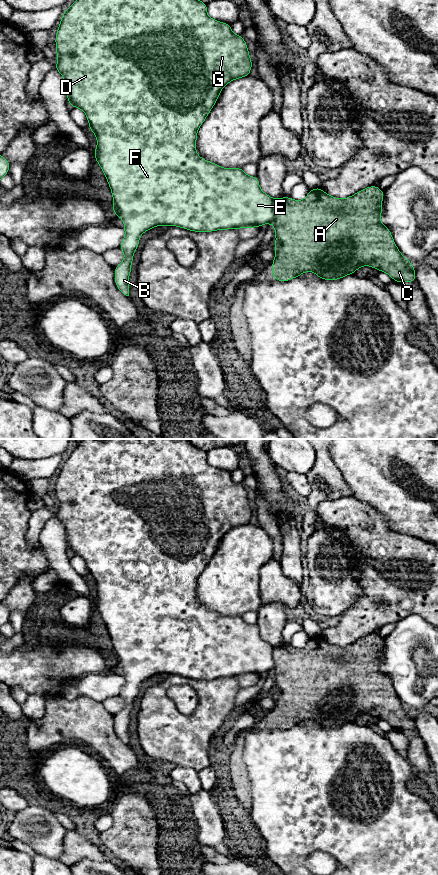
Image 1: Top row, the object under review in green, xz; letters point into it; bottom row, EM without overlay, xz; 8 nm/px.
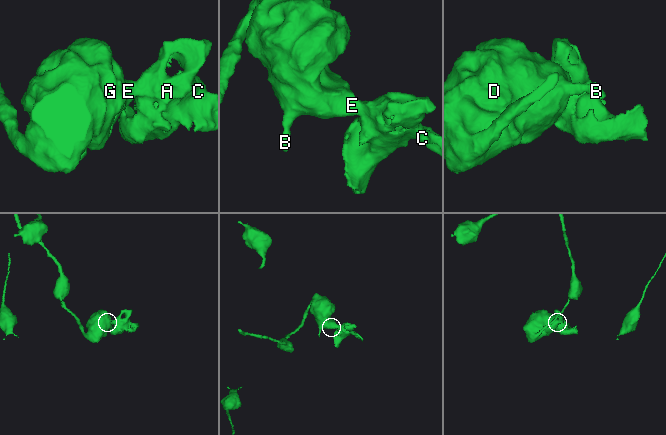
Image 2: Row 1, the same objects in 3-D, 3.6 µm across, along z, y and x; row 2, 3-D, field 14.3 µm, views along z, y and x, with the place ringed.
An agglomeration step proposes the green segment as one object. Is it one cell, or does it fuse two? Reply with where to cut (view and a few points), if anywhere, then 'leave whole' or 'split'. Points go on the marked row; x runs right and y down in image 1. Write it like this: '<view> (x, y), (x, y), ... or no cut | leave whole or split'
xz (275, 199), (273, 203), (274, 221), (272, 223) | split

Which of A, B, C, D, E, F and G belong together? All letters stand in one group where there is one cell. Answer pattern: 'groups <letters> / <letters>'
groups A C / B D E F G

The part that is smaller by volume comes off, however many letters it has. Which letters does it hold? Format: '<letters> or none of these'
A, C

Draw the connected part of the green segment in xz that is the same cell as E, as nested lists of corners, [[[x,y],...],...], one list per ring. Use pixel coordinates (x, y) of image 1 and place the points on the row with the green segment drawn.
[[[76,0],[61,17],[55,44],[58,62],[54,69],[64,78],[65,93],[70,106],[84,111],[89,122],[89,130],[97,138],[95,161],[100,165],[111,189],[114,215],[120,217],[124,223],[125,236],[119,247],[124,253],[124,260],[114,267],[115,284],[121,293],[129,296],[133,254],[139,246],[140,236],[154,227],[177,226],[193,232],[213,232],[273,224],[275,199],[261,190],[257,176],[248,176],[243,168],[223,168],[201,158],[196,152],[197,132],[217,102],[222,89],[233,80],[249,76],[253,65],[243,36],[235,35],[231,30],[231,24],[210,18],[206,3],[200,0]]]

